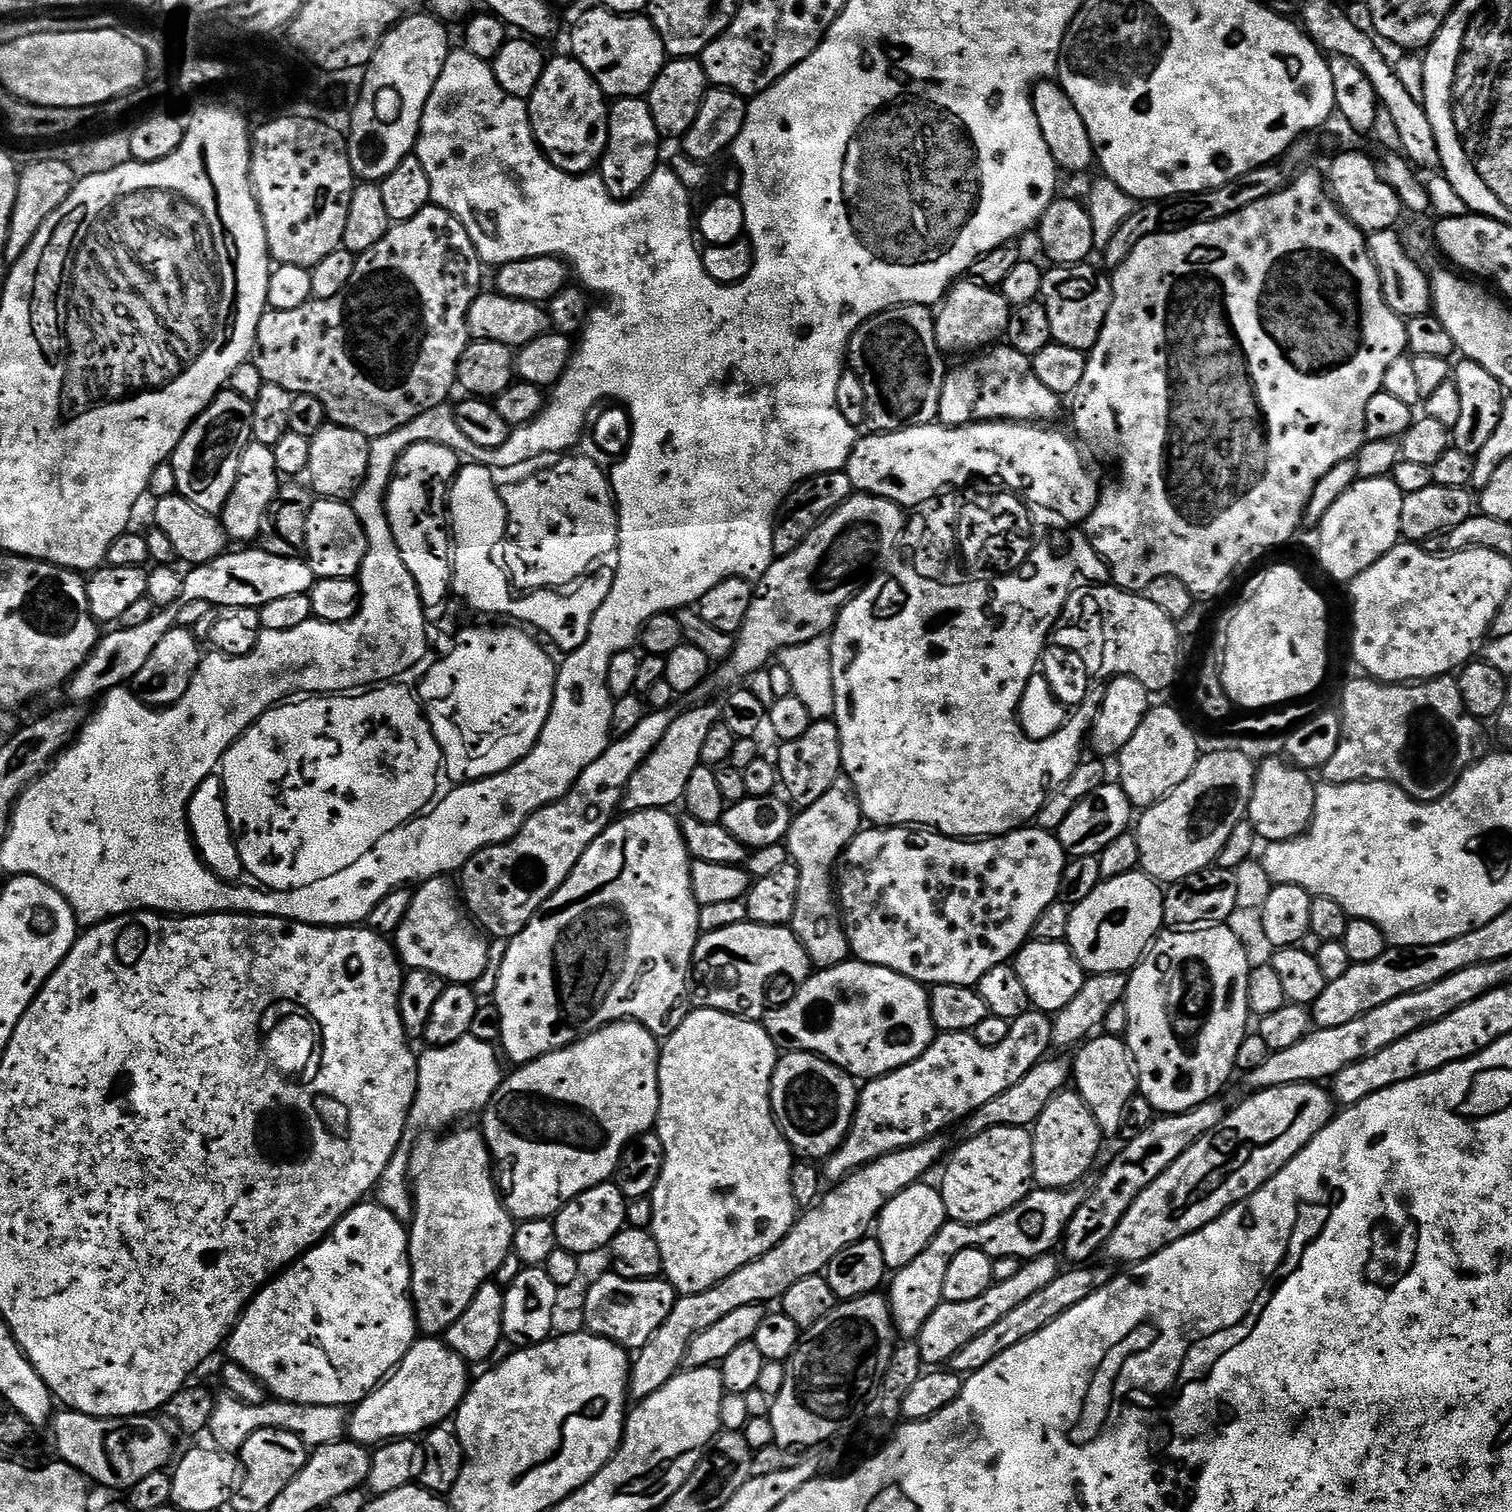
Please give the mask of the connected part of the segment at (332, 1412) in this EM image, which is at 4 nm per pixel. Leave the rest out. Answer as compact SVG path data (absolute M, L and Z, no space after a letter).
M227 1394L217 1395L214 1401L216 1404L207 1431L212 1432L211 1443L219 1451L229 1454L239 1453L240 1447L246 1442L246 1438L250 1438L250 1434L267 1428L281 1428L290 1434L298 1434L298 1438L302 1438L302 1442L312 1450L327 1444L339 1444L350 1428L349 1413L341 1406L291 1404L275 1398L269 1399L266 1404L250 1406Z

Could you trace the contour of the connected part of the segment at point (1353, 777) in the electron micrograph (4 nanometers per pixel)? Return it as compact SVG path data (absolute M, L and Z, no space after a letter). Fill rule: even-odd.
M1455 675L1410 684L1381 684L1379 680L1352 680L1340 696L1340 741L1330 762L1322 769L1325 784L1349 784L1359 780L1381 780L1396 784L1414 800L1429 804L1440 800L1460 780L1460 775L1481 759L1485 725L1470 715L1462 702Z

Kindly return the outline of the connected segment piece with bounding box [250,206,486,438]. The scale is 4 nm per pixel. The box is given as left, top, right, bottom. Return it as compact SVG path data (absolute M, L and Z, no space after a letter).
M429 206L423 208L414 218L401 224L392 224L388 232L378 242L378 246L370 246L370 250L356 256L356 269L350 274L350 282L334 298L329 300L308 300L298 310L271 310L265 311L262 322L258 322L258 334L252 347L250 363L258 366L258 374L262 374L264 383L282 386L287 392L297 396L310 394L310 398L318 398L326 410L328 420L338 426L346 426L350 430L358 430L358 434L369 438L385 436L402 426L406 426L414 418L426 414L426 410L439 408L452 392L452 387L457 387L456 371L462 354L468 348L470 337L468 334L468 315L470 306L482 291L480 283L484 280L486 265L480 259L478 250L462 222L445 208Z

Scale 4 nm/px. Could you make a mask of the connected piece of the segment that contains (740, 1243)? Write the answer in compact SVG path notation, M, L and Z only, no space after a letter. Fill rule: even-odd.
M696 1008L689 1011L682 1026L678 1026L678 1030L674 1030L674 1034L670 1034L663 1041L658 1070L660 1109L656 1115L654 1131L660 1135L664 1161L662 1162L662 1174L650 1197L654 1206L654 1218L650 1231L652 1237L658 1242L658 1250L662 1256L663 1279L667 1280L677 1293L689 1296L698 1294L702 1290L710 1290L710 1286L734 1274L734 1270L746 1266L751 1260L757 1260L778 1242L782 1242L782 1238L792 1229L792 1225L798 1219L798 1205L790 1186L794 1153L787 1138L780 1132L780 1127L776 1125L775 1116L772 1115L772 1075L776 1069L777 1059L776 1043L770 1038L763 1023L755 1020L739 1020L737 1016L723 1008Z

